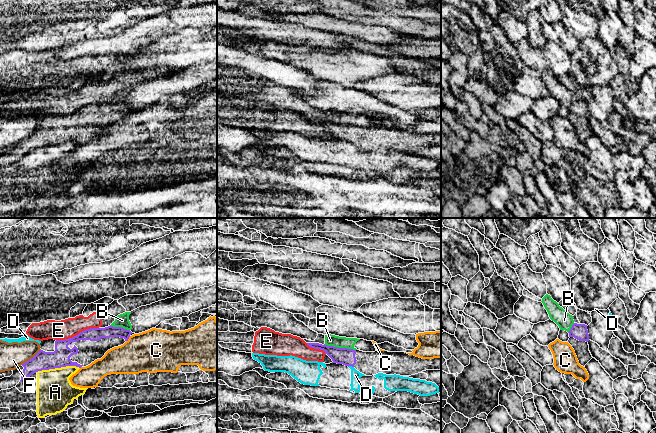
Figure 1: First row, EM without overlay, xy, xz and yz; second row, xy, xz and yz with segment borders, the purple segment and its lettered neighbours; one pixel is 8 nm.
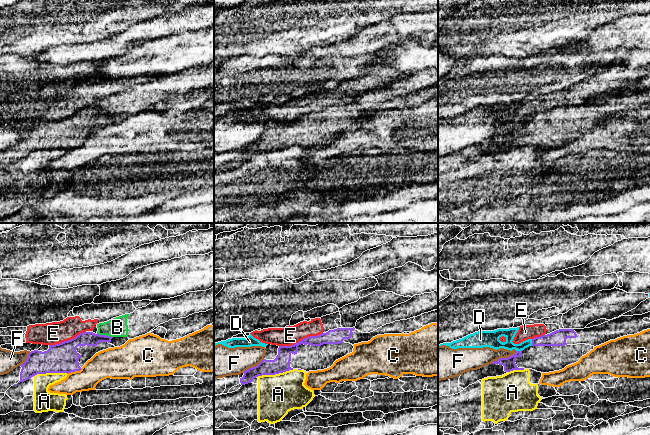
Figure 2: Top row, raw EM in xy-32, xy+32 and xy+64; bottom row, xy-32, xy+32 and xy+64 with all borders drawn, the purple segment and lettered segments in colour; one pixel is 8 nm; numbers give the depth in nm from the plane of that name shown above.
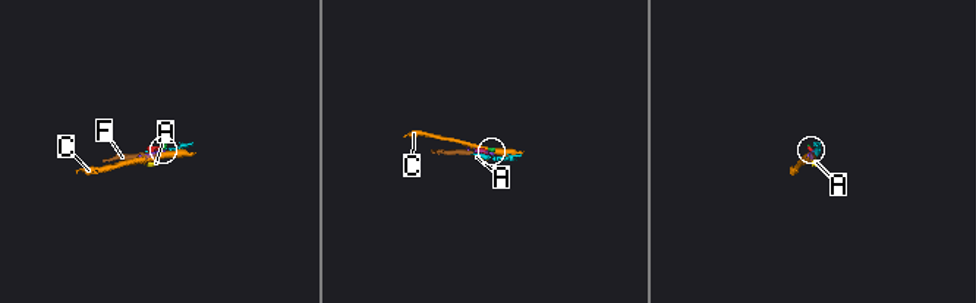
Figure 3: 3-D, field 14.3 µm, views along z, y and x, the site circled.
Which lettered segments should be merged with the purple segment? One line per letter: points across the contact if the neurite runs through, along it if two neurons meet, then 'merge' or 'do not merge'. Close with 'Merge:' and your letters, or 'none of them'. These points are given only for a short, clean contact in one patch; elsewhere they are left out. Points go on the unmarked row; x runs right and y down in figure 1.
A: along xy (79, 143), (61, 142), (42, 145), (37, 148) | do not merge
B: along xz (324, 120), (355, 126) | do not merge
C: along xy (130, 112), (126, 117) | do not merge
D: do not merge
E: along xy (98, 103), (86, 104), (71, 113), (56, 116) | do not merge
F: do not merge
Merge: none of them

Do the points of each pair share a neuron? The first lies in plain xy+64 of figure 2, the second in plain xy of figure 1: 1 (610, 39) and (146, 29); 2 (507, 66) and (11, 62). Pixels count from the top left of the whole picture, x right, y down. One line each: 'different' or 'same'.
1: same
2: same

